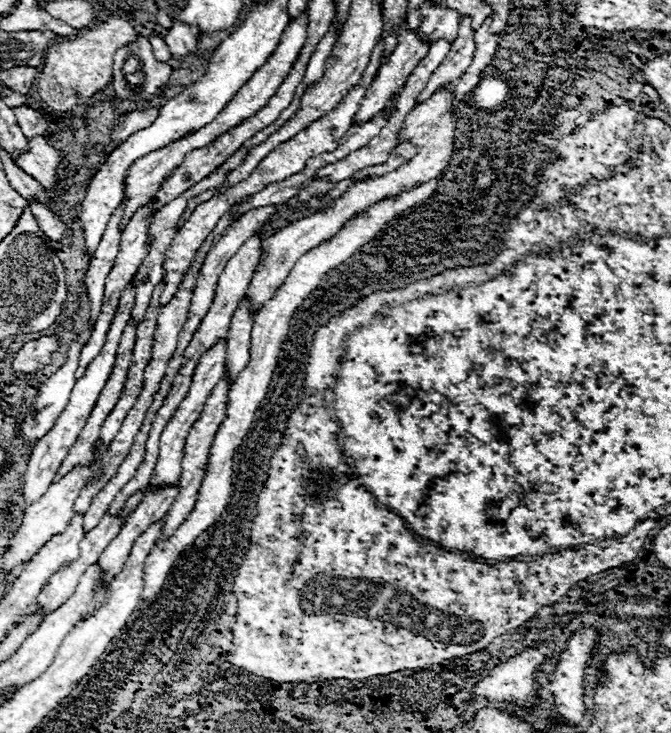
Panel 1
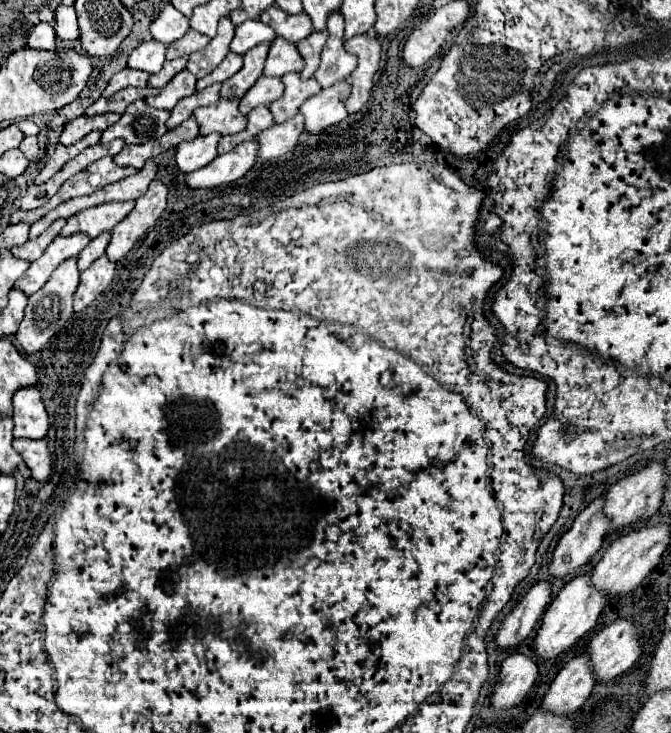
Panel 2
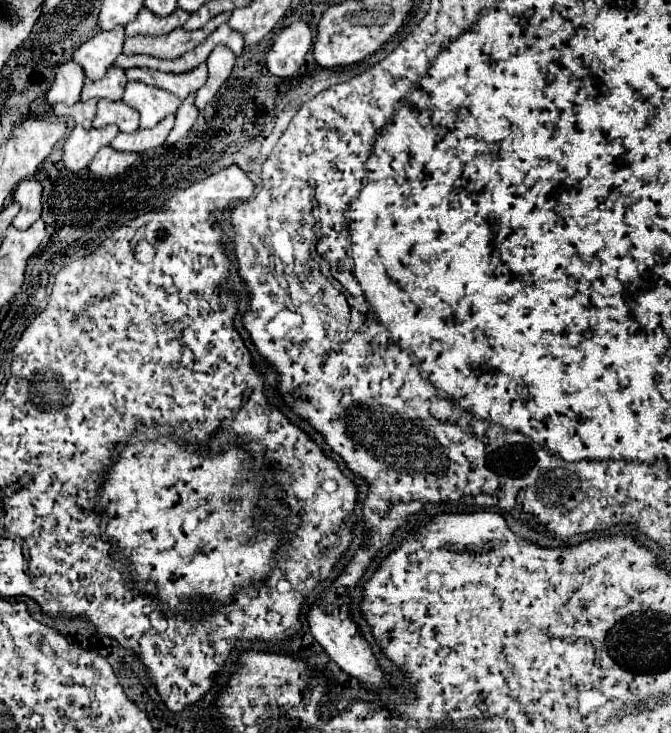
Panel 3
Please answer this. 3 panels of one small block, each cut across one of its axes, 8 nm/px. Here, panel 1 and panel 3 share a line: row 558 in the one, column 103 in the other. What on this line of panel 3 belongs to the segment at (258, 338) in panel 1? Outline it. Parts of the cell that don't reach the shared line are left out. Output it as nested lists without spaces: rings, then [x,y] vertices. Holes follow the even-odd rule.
[[[104,146],[90,162],[90,170],[98,176],[116,176],[124,172],[136,158],[136,152],[118,152],[112,150],[112,146]]]

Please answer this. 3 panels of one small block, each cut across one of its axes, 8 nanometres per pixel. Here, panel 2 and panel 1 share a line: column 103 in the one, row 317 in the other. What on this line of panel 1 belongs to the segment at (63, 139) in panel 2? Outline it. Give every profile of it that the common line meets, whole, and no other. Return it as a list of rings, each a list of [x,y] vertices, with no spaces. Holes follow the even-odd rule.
[[[132,278],[130,284],[128,284],[128,288],[126,288],[126,292],[122,294],[122,300],[120,300],[120,304],[118,304],[116,318],[114,318],[114,322],[112,322],[112,326],[110,326],[110,332],[108,332],[108,338],[106,338],[106,344],[104,344],[102,352],[88,364],[86,374],[76,382],[76,386],[74,386],[74,390],[72,390],[72,394],[70,394],[70,400],[68,400],[68,404],[66,404],[66,410],[58,416],[54,428],[52,428],[46,436],[42,436],[42,438],[38,440],[38,444],[34,446],[32,456],[30,456],[30,460],[28,460],[28,470],[26,470],[26,474],[24,474],[24,498],[26,498],[26,504],[32,504],[34,500],[38,500],[38,496],[42,496],[42,494],[46,492],[46,488],[52,484],[58,466],[60,466],[62,460],[66,458],[68,450],[72,448],[74,440],[78,438],[80,430],[84,428],[84,424],[86,424],[86,420],[88,420],[88,416],[90,416],[90,408],[94,408],[94,404],[96,404],[96,400],[98,400],[102,388],[106,386],[106,382],[108,382],[108,378],[110,378],[110,374],[112,374],[112,368],[114,368],[114,360],[116,360],[116,354],[118,354],[116,350],[118,350],[118,344],[120,344],[120,338],[122,338],[124,326],[128,324],[130,312],[132,312],[132,308],[134,308],[134,300],[136,300],[134,296],[136,296],[136,294],[134,294],[134,278]]]

